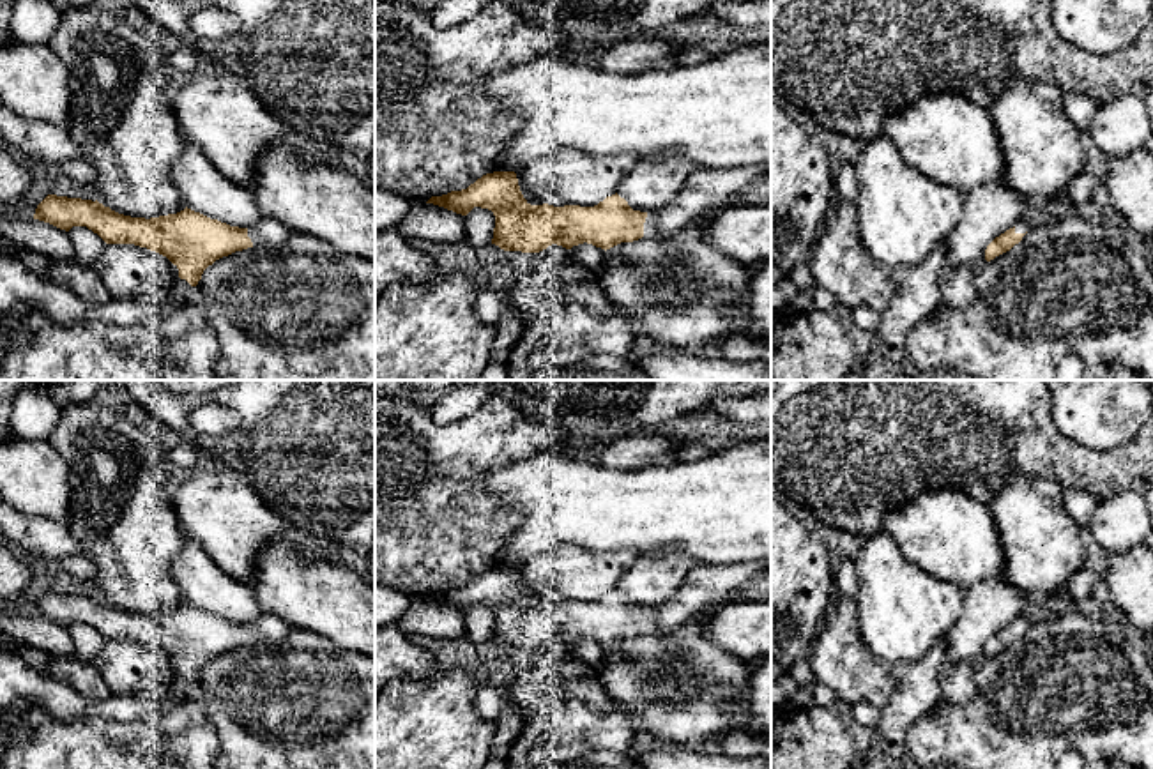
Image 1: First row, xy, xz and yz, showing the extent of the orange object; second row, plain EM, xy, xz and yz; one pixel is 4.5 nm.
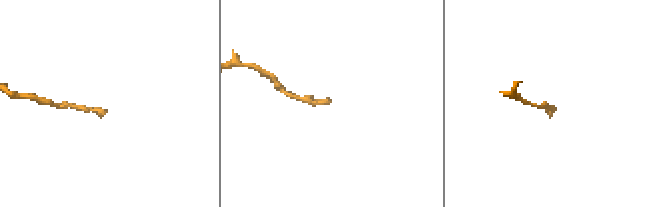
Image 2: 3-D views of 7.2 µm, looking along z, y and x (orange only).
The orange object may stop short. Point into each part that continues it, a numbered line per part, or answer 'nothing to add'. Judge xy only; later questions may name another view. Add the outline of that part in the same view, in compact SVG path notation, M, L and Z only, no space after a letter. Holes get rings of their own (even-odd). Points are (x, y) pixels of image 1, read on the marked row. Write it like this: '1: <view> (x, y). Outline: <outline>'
1: xy (269, 232). Outline: M265 216L248 228L248 237L251 239L253 246L279 247L290 239L292 233L294 232L288 226Z
2: xy (181, 290). Outline: M173 265L173 274L175 281L166 301L154 309L157 315L173 313L175 309L182 308L184 301L196 297L198 293L200 281L196 286L191 286L186 279L180 279L177 265Z

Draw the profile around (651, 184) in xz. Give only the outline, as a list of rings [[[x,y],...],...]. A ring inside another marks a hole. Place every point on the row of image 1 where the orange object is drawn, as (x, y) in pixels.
[[[679,152],[667,154],[654,161],[638,161],[633,170],[622,177],[617,194],[624,198],[633,210],[649,214],[668,203],[697,170],[699,164],[688,161]]]

